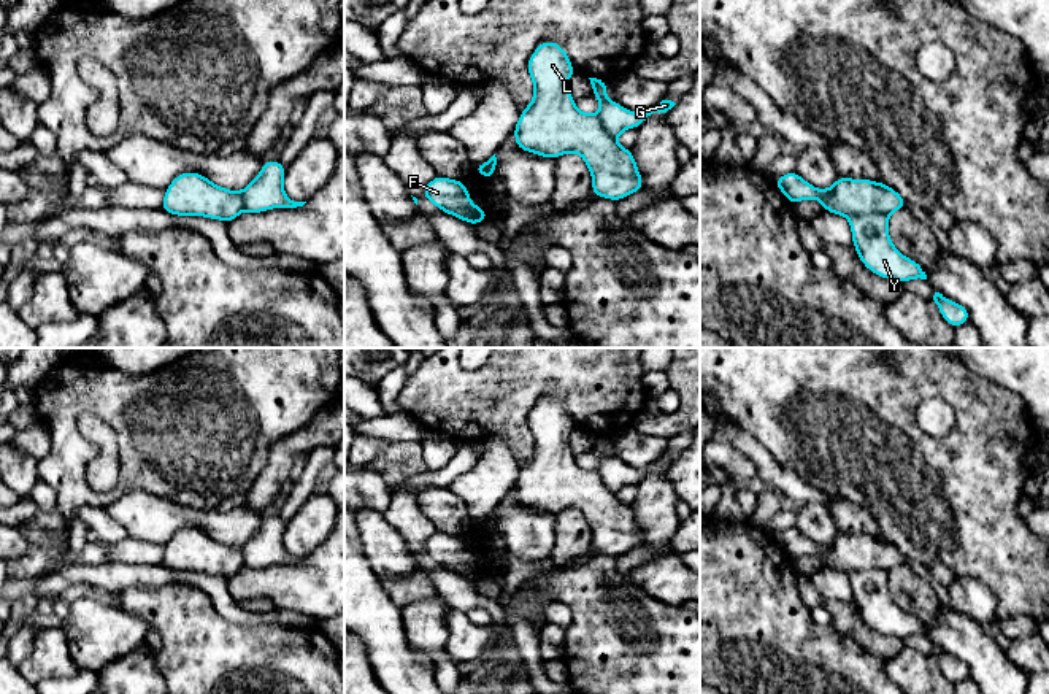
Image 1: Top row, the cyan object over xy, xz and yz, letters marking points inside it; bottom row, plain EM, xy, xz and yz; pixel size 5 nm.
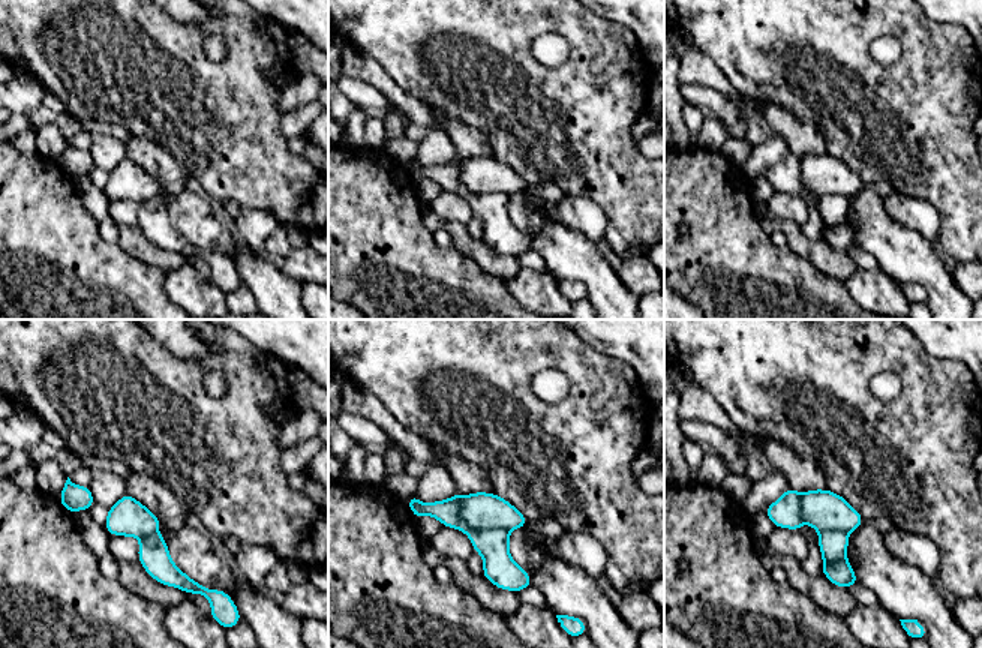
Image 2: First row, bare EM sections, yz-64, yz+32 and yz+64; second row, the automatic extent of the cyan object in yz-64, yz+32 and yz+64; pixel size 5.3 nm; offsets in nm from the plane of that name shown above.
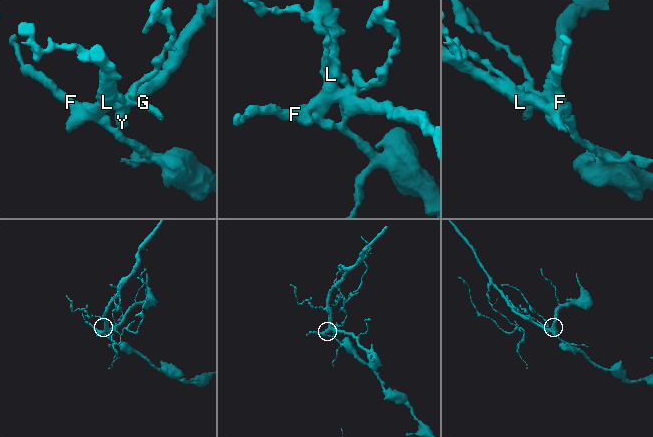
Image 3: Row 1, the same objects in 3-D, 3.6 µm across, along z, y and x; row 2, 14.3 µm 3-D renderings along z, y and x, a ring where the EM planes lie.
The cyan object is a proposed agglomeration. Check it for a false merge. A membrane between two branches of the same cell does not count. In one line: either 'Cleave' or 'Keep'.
Cleave

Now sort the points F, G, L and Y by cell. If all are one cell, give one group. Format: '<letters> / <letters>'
F G Y / L

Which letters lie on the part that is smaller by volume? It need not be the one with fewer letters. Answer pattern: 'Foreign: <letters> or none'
Foreign: L

